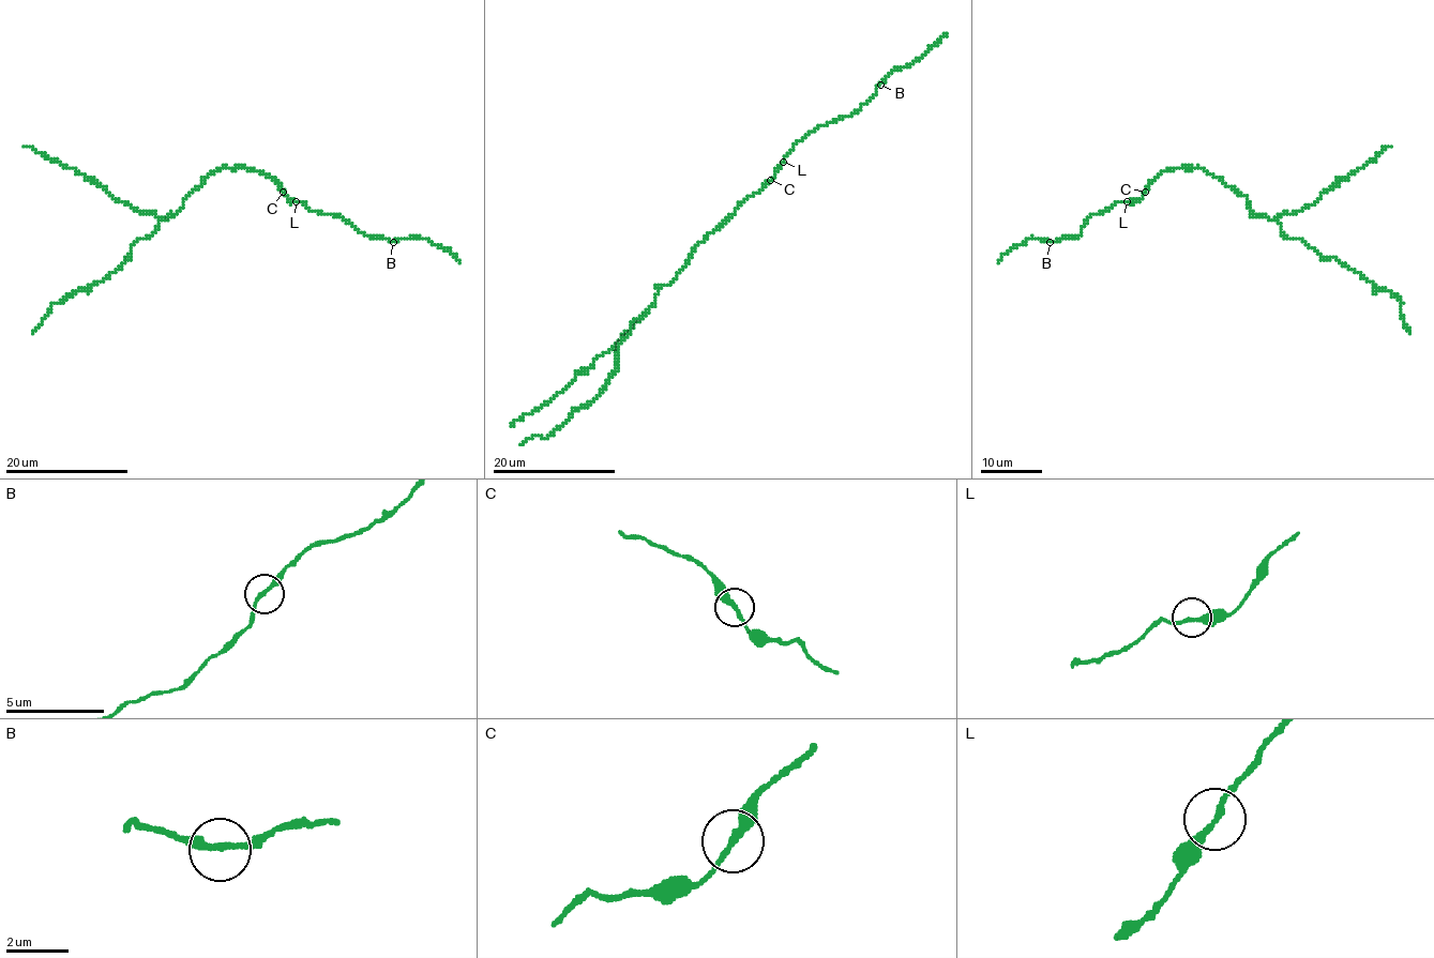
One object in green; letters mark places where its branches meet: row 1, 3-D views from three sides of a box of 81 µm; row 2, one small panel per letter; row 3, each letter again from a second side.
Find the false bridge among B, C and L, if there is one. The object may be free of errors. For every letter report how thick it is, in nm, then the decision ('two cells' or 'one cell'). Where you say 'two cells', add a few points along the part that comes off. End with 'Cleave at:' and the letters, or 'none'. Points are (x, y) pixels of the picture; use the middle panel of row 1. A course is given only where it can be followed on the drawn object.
B: 200 nm thick; one cell
C: 240 nm thick; one cell
L: 240 nm thick; one cell
Cleave at: none

